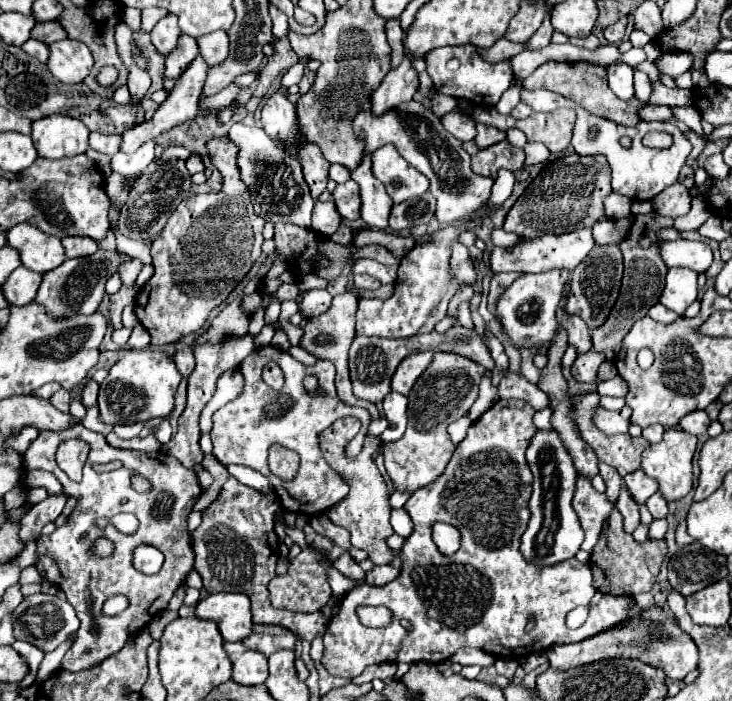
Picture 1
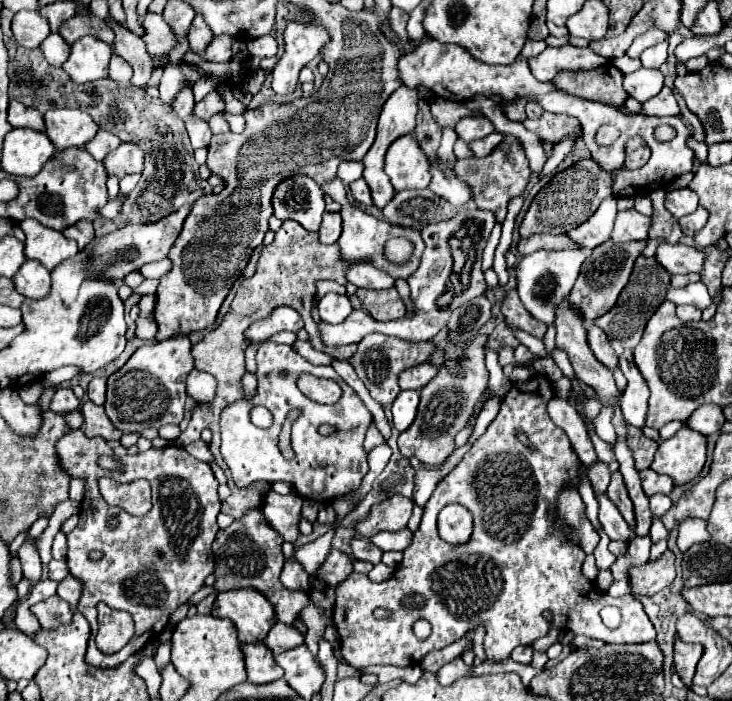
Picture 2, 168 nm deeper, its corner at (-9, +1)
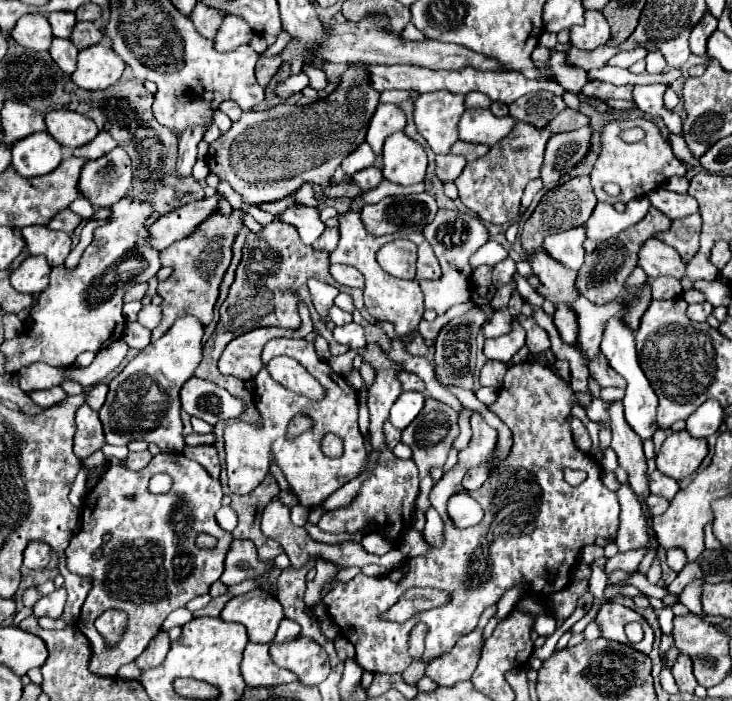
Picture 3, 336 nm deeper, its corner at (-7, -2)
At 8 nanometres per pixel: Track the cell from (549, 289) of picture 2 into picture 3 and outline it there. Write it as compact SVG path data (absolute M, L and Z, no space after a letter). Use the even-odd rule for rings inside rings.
M586 225L572 227L568 231L560 231L554 235L548 235L544 239L544 249L560 263L564 263L570 269L580 269L584 263L584 247L582 243L586 241Z

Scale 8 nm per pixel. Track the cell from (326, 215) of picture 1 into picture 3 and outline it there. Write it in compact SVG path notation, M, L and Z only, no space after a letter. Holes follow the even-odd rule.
M326 229L316 241L314 241L314 249L322 249L322 251L328 251L328 253L332 253L334 249L336 249L336 245L338 245L338 239L340 239L340 233L338 233L338 229Z

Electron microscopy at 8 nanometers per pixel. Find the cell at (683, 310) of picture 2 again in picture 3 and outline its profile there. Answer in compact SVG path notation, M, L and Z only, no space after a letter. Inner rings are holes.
M696 303L696 305L688 305L688 317L692 321L706 321L712 315L712 305L710 303Z

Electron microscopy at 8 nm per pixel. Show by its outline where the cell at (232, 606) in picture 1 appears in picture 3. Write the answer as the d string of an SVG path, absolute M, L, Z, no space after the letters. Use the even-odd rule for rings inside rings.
M254 589L246 595L230 599L220 617L224 621L242 623L248 629L252 643L272 643L278 625L284 619L284 609L272 593Z

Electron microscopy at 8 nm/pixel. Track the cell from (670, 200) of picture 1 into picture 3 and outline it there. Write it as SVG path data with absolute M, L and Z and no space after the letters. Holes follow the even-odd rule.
M664 187L656 189L656 191L650 191L648 193L648 199L650 203L660 209L668 219L680 219L680 217L686 217L686 215L692 215L698 211L698 203L694 197L690 197L688 193L686 195L680 195L680 193L674 193L674 191L668 191Z

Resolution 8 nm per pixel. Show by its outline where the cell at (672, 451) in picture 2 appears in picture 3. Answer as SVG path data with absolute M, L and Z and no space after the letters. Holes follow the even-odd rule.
M678 431L668 435L666 441L662 443L660 453L656 455L656 465L660 473L676 481L682 481L700 467L706 455L708 455L706 439L694 439L686 431Z

